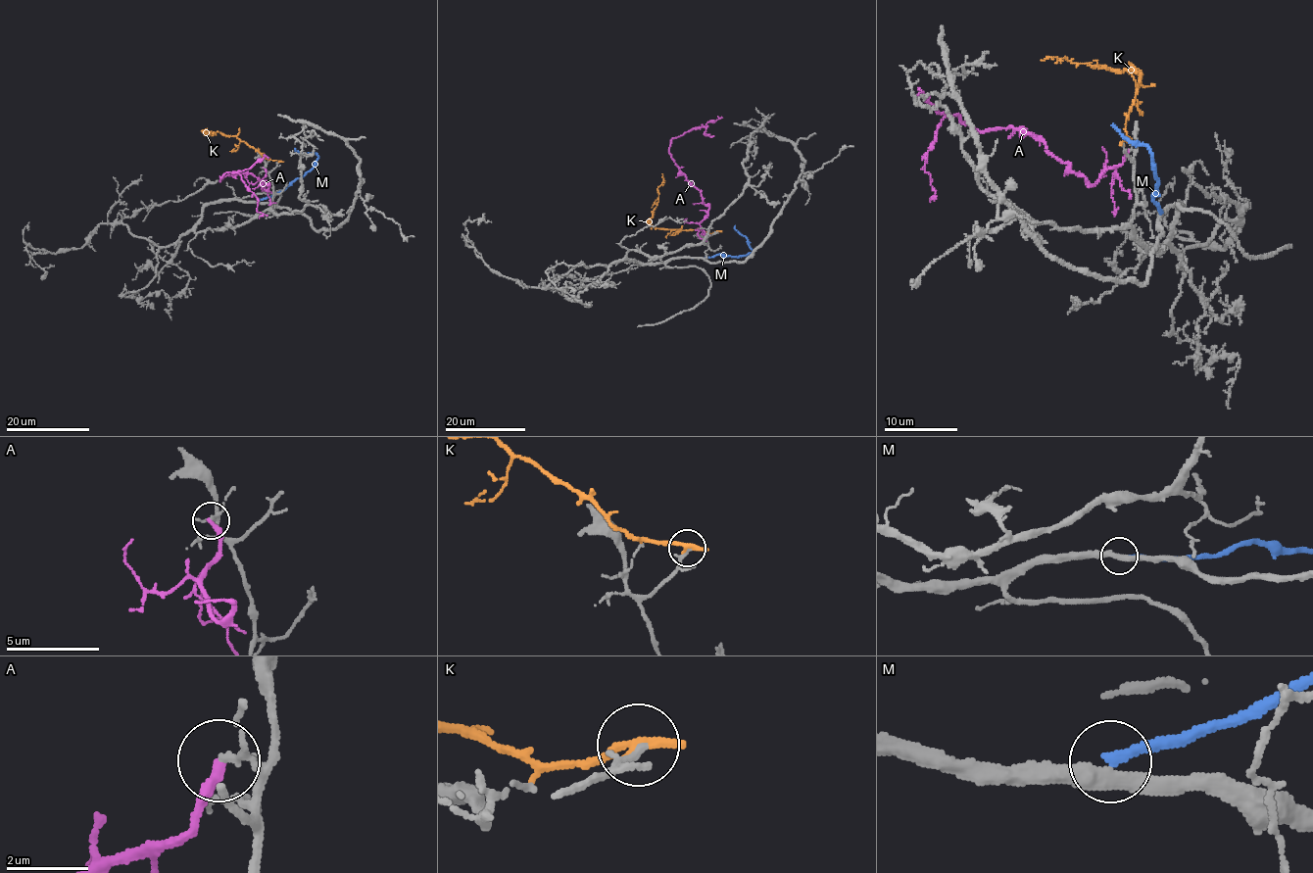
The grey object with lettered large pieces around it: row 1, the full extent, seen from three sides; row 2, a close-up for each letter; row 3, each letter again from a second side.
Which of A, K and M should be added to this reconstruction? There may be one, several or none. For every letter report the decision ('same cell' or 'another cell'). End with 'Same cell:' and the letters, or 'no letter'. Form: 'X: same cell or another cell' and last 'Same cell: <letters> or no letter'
A: another cell
K: another cell
M: another cell
Same cell: no letter

